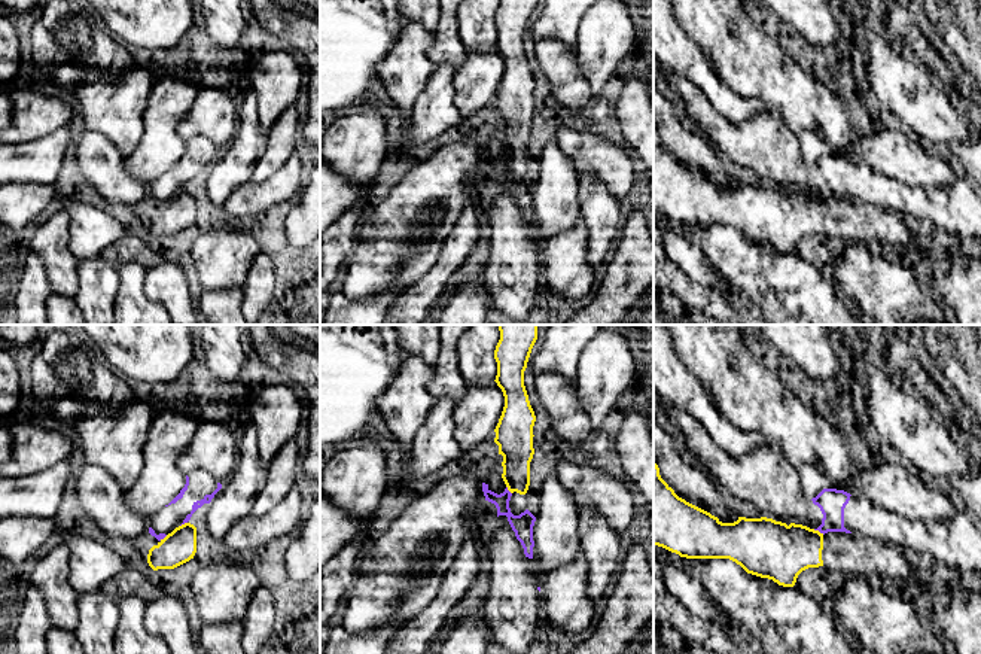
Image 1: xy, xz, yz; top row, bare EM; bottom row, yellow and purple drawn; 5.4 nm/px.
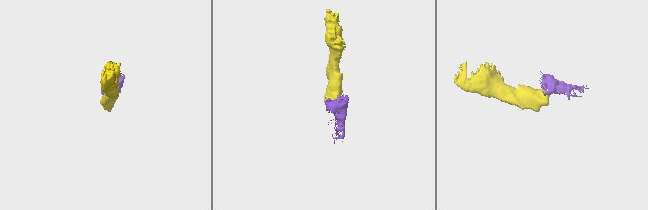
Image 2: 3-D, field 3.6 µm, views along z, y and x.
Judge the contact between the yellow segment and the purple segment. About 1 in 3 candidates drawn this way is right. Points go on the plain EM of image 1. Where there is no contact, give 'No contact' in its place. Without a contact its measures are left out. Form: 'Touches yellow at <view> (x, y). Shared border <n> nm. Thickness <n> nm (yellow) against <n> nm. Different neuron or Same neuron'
Touches yellow at yz (817, 197). Shared border 70 nm. Thickness 300 nm (yellow) against 140 nm. Different neuron

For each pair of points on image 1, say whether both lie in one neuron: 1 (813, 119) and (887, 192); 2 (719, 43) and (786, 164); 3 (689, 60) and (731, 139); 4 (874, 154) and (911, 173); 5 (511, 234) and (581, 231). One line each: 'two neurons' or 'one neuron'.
1: two neurons
2: two neurons
3: two neurons
4: one neuron
5: two neurons

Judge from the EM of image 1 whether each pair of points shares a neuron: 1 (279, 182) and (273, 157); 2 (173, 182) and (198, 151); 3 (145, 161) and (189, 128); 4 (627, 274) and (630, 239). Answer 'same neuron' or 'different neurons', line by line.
1: different neurons
2: same neuron
3: different neurons
4: same neuron

